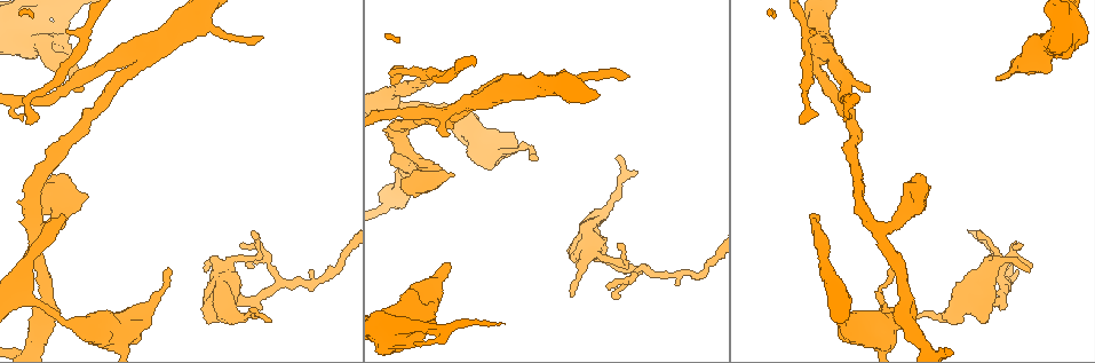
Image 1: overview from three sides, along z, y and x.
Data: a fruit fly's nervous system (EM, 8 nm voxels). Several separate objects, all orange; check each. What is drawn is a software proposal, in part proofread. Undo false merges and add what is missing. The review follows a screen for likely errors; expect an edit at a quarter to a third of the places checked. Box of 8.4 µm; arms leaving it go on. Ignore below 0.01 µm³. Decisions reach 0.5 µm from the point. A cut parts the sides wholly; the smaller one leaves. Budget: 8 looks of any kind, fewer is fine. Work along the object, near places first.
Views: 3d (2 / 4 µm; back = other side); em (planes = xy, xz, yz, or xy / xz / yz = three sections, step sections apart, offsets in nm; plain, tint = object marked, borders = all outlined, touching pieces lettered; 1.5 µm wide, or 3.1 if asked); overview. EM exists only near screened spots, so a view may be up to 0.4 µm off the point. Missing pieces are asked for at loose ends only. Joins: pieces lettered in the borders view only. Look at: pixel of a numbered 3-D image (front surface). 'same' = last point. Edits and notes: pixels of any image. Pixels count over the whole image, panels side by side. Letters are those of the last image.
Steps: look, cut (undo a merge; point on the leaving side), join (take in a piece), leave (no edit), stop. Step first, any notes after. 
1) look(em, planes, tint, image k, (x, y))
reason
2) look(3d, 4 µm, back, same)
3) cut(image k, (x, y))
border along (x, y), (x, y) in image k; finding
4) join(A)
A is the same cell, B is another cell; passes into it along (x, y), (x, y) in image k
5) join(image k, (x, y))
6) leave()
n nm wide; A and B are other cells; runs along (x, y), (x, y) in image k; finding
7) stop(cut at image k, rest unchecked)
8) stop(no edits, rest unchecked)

look(em, yz, step 4, borders, image 1, (204, 270))
an open end

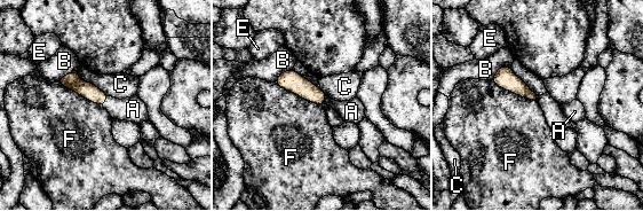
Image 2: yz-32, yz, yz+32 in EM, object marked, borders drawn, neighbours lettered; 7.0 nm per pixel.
look(em, planes, borders, same)

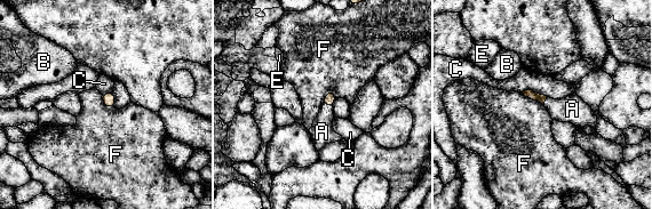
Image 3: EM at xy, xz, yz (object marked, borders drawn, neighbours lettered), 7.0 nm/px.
join(A)
C touches over 190 nm; A is the same cell, B, C, E and F are other cells; passes into it along (330, 99), (327, 106), (321, 131) in image 3; it goes on there

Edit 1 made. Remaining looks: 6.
look(overview)
redraw

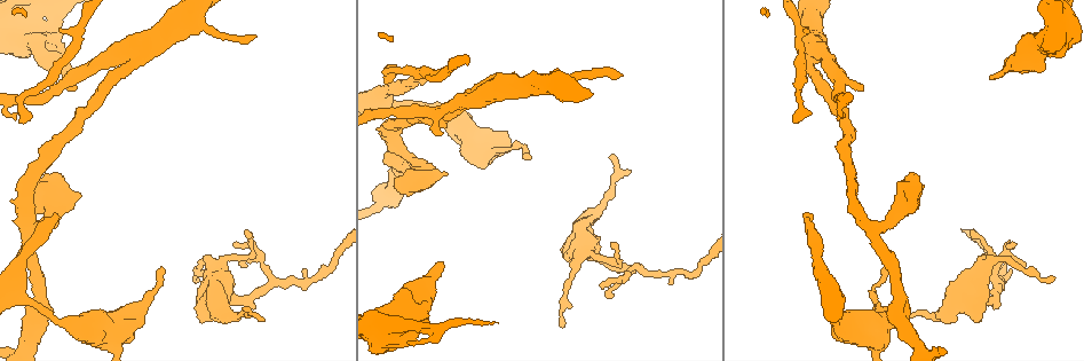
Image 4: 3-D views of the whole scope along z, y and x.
look(3d, 2 µm, image 4, (77, 191))

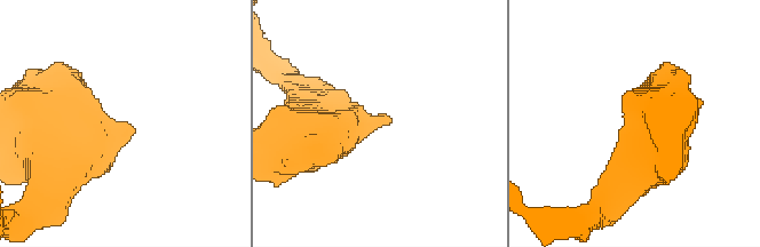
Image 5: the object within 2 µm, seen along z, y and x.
look(em, planes, borders, image 5, (388, 119))
shape alone is not enough

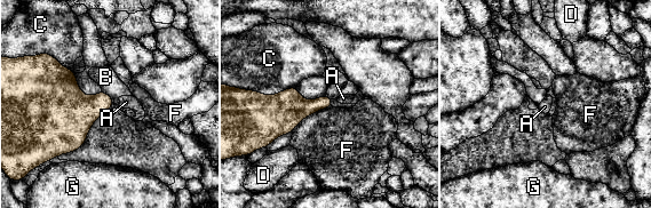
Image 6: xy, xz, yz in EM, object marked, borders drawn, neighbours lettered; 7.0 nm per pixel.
leave()
A, B, C, D, F and G are other cells; border along (102, 90), (114, 103) in image 6; none of them fits

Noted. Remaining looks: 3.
stop(join at image 3, rest unchecked)

